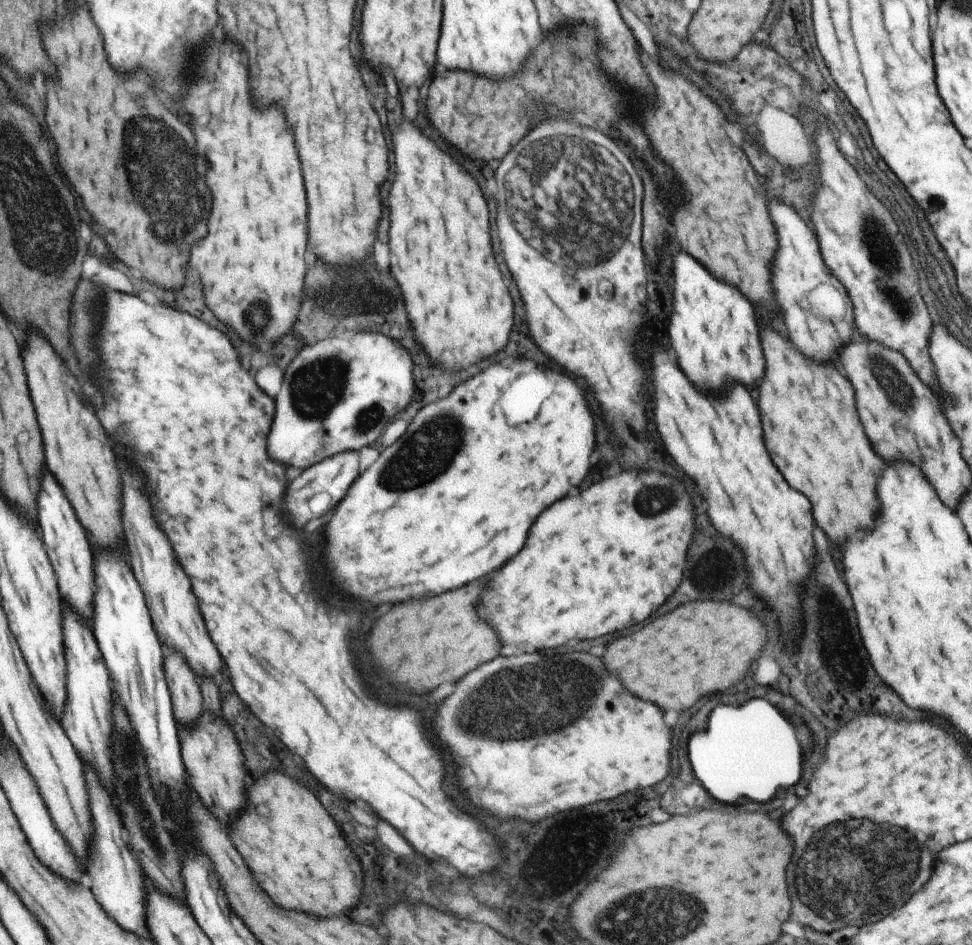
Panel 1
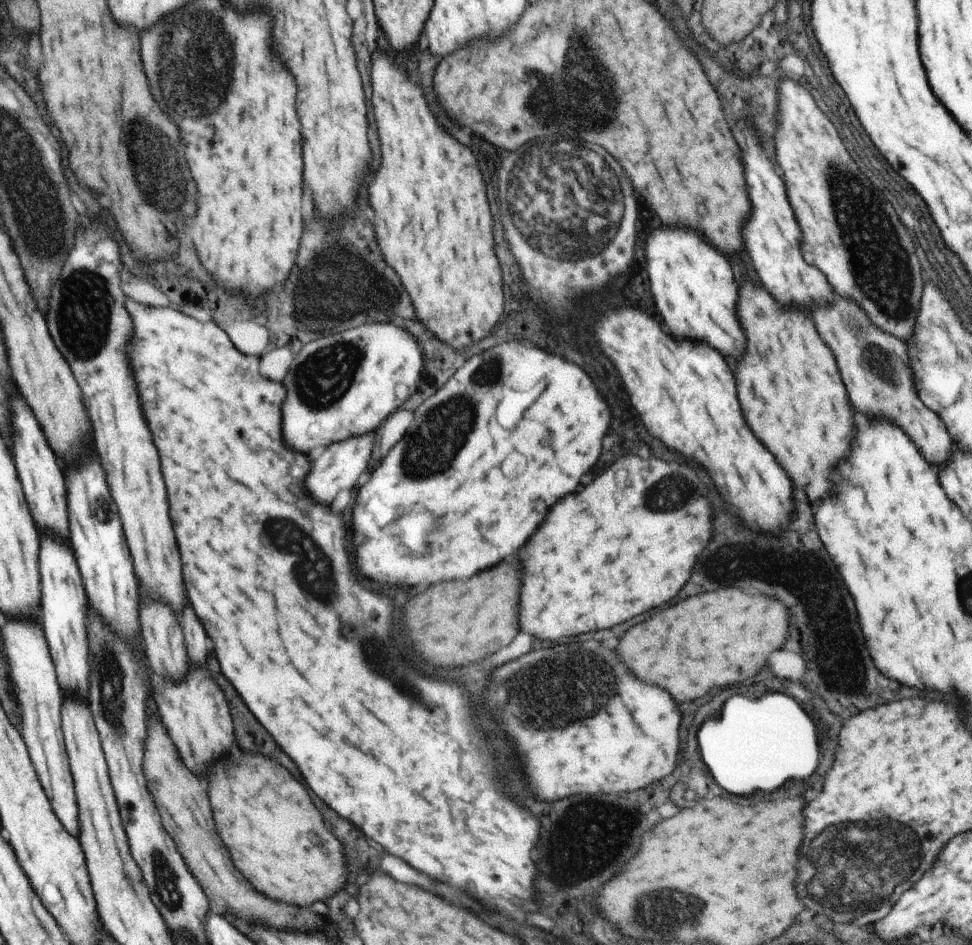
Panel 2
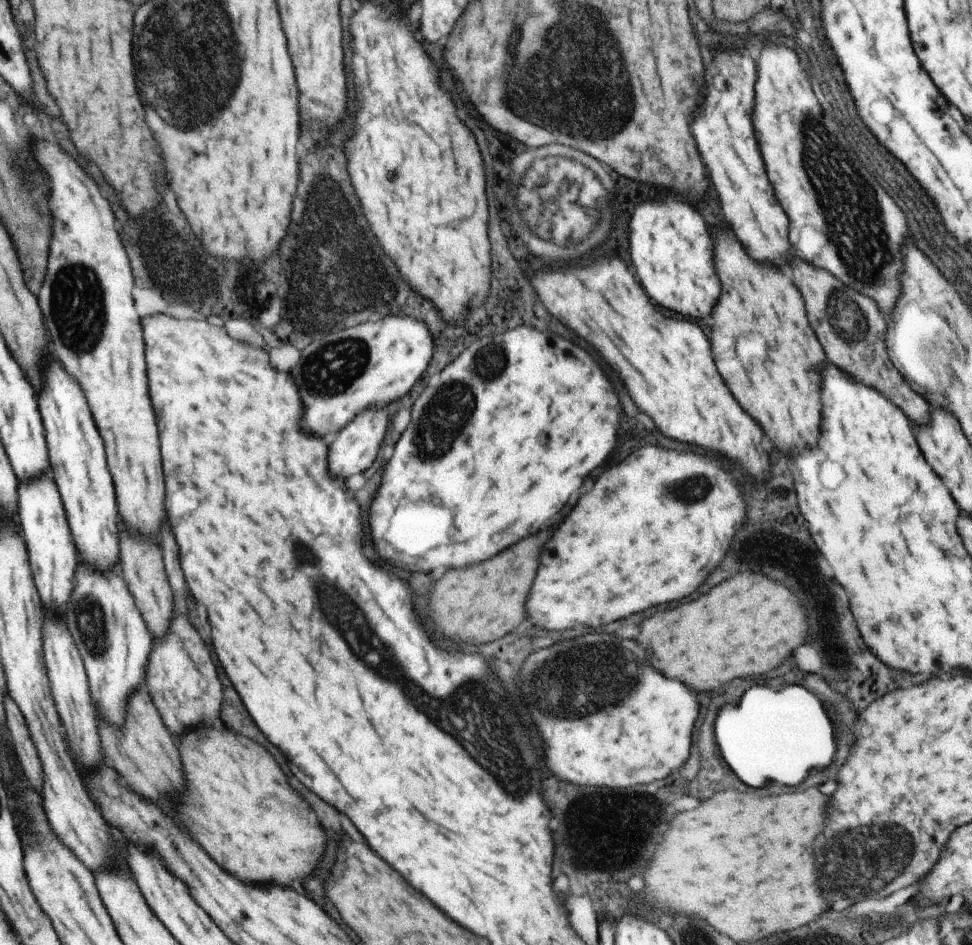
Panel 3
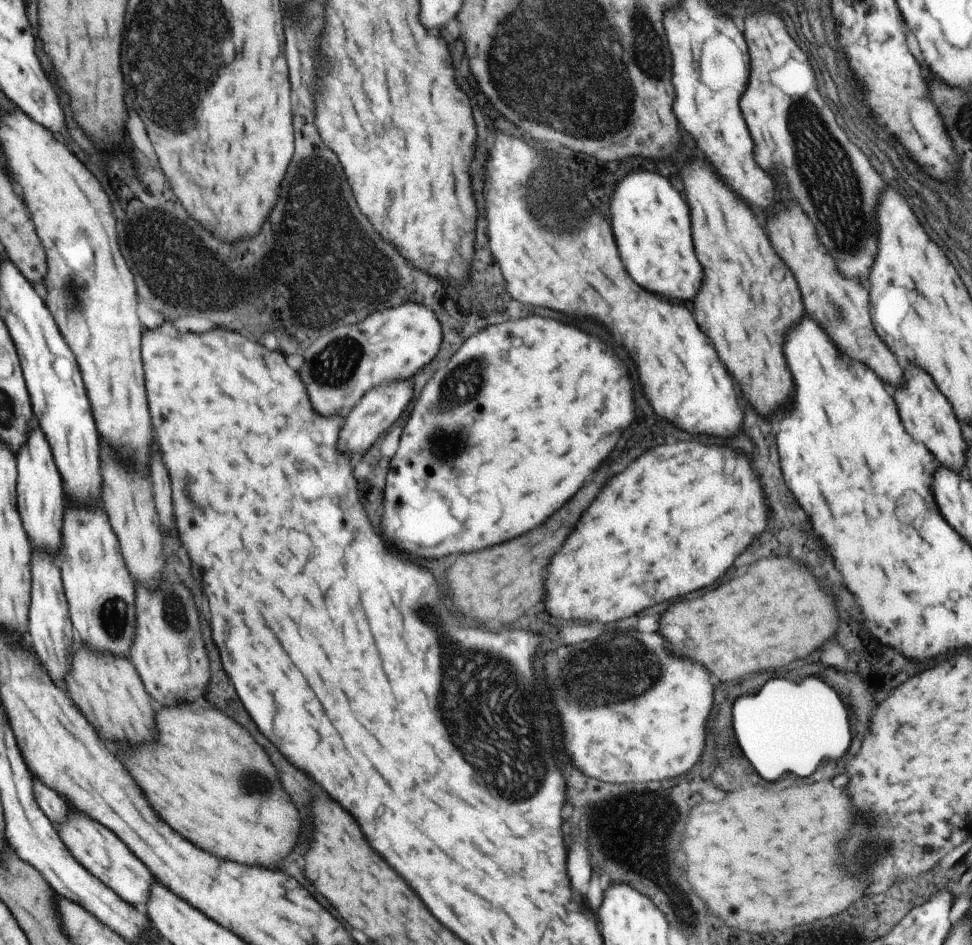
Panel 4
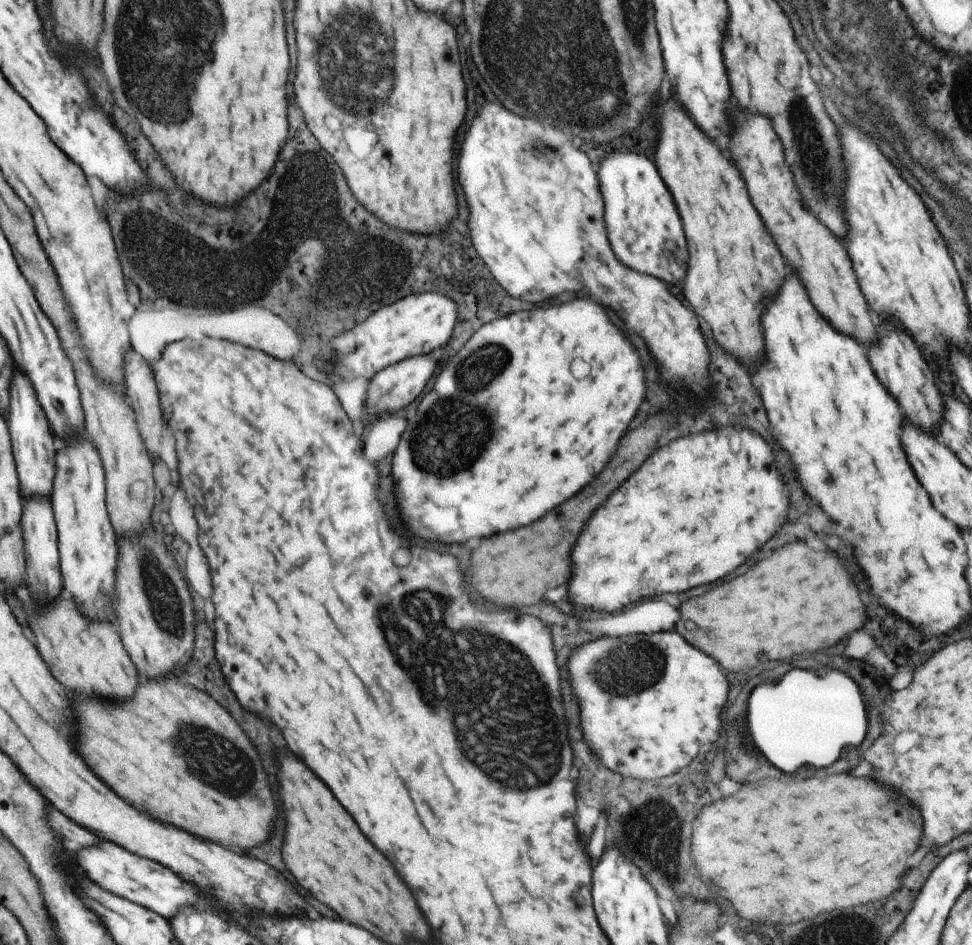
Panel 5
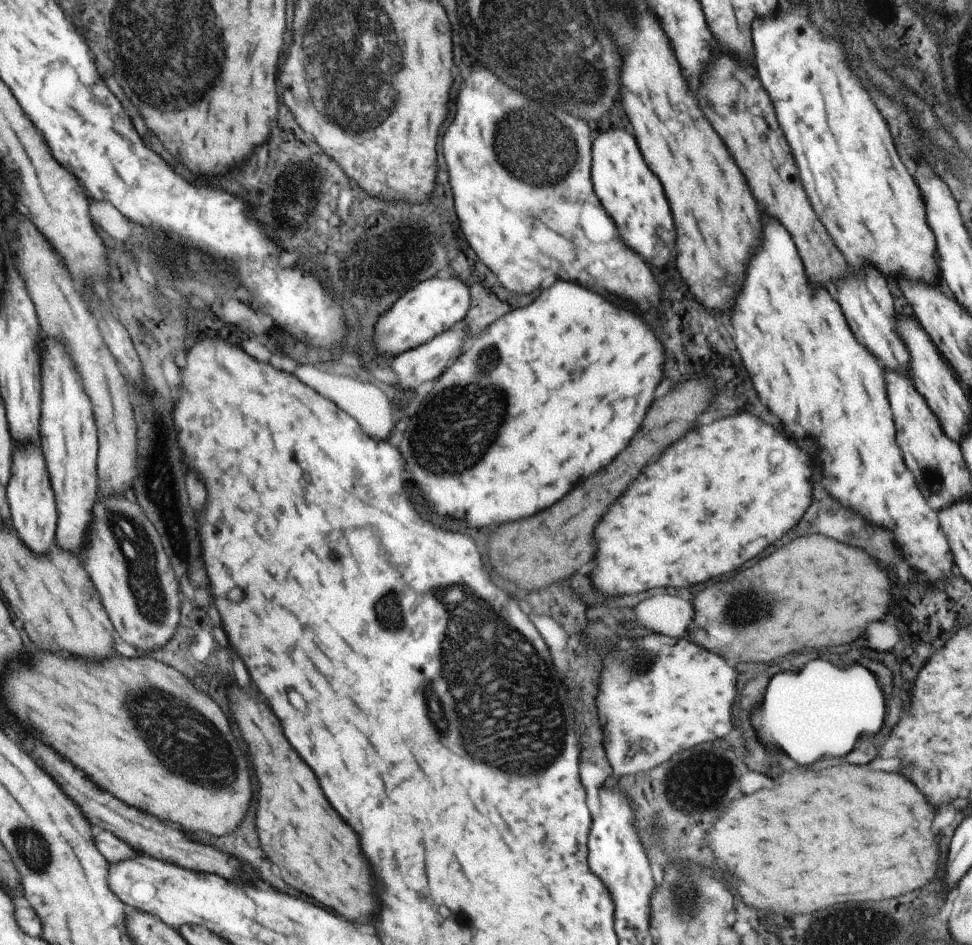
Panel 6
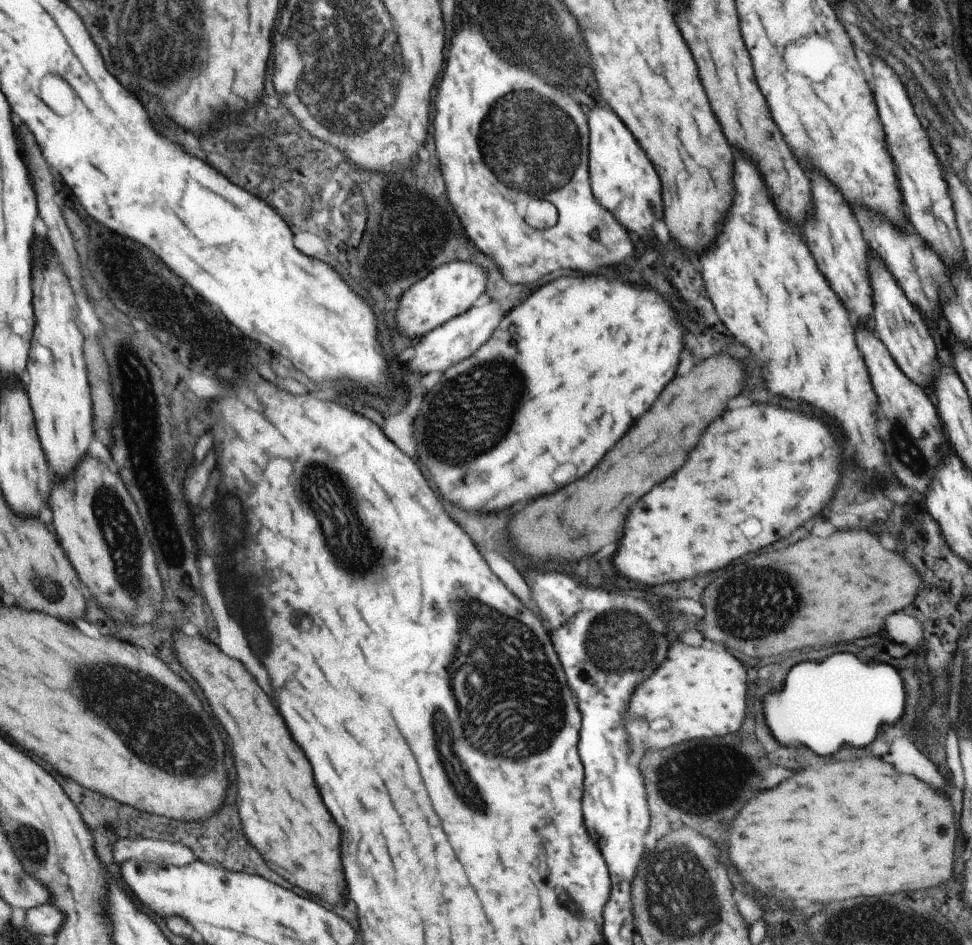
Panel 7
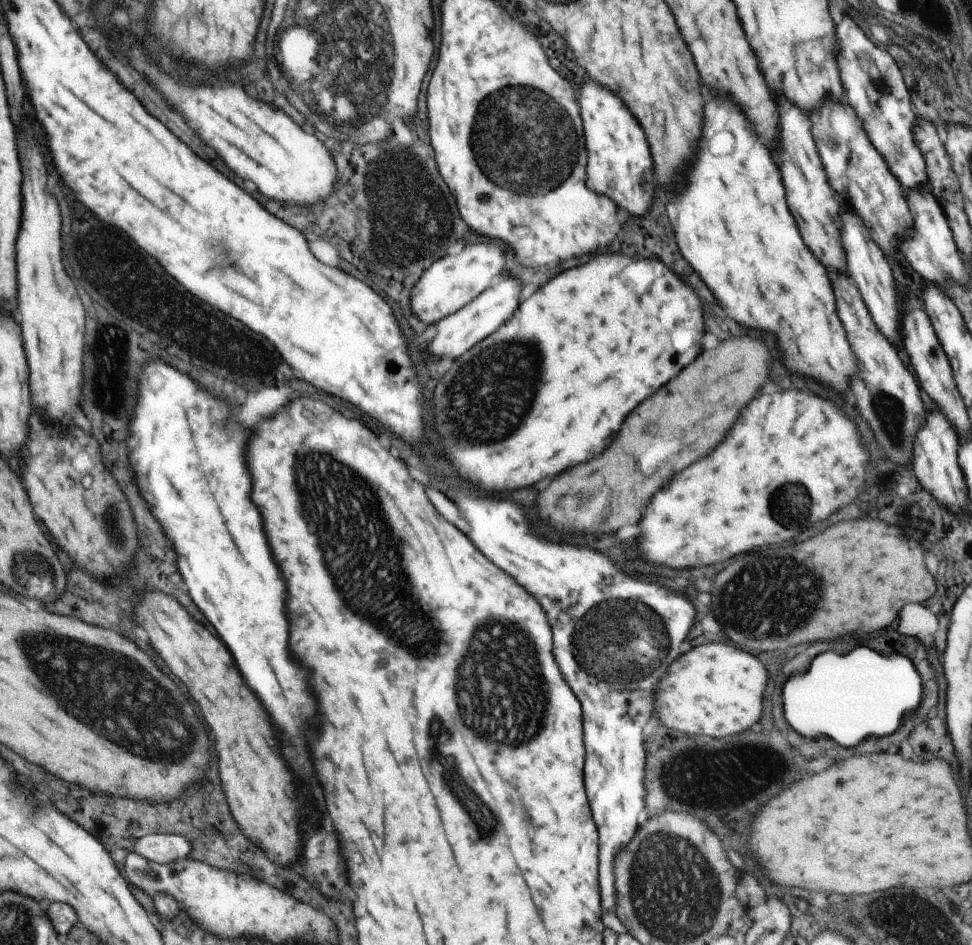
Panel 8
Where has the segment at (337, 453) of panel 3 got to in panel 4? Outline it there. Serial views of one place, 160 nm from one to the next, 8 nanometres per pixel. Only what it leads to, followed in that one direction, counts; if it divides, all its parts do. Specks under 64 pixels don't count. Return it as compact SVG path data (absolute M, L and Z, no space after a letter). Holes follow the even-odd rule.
M397 379L396 382L387 385L378 385L374 390L369 390L368 394L364 394L360 404L356 404L348 414L344 414L338 452L342 454L366 453L378 438L384 437L385 432L394 423L400 423L402 412L406 410L408 402L413 400L413 388L410 382L412 384L410 379Z

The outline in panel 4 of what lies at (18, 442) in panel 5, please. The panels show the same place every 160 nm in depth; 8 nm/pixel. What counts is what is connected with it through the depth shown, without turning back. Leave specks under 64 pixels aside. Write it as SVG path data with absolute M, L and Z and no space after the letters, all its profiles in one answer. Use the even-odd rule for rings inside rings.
M36 428L28 442L22 446L18 454L18 512L28 532L32 546L40 550L50 550L52 556L60 550L60 534L62 534L62 516L64 516L64 490L60 472L54 466L54 458L44 434Z

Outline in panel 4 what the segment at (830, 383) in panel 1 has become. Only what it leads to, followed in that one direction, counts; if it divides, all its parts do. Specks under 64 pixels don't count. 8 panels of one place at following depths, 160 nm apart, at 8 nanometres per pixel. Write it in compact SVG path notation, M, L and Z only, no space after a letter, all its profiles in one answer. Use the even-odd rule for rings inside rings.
M694 160L682 170L692 214L694 248L706 268L704 284L694 300L694 316L700 328L708 332L718 358L734 376L750 406L768 416L786 400L792 400L792 374L788 372L782 344L788 328L804 316L802 296L788 266L772 252L760 220L704 164Z

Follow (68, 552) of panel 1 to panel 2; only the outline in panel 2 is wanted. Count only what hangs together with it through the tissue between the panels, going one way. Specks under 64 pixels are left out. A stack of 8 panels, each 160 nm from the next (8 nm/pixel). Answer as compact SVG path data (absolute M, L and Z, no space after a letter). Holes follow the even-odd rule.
M18 396L12 398L12 424L14 424L14 440L12 452L16 456L16 470L22 482L22 490L26 494L30 512L34 516L40 532L56 532L56 536L64 536L68 540L68 508L66 508L66 480L62 476L62 468L50 448L46 448L46 438L42 434L40 424L34 414Z

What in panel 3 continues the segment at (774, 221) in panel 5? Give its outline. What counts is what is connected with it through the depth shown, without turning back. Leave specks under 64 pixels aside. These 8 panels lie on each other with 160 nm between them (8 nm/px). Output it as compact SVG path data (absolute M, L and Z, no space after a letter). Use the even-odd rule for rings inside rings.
M792 260L792 276L796 288L804 296L808 320L828 360L836 364L836 368L840 368L842 372L848 372L856 382L860 380L876 388L880 394L888 396L888 400L892 400L892 404L896 404L914 424L927 425L928 420L931 420L932 408L892 364L885 343L887 320L877 304L870 297L842 284L832 274L814 268L812 264L802 260Z

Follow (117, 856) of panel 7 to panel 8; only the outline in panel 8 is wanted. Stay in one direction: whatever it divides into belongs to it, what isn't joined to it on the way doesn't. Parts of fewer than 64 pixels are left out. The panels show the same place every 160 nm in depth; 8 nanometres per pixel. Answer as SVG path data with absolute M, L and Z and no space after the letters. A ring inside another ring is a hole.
M149 834L140 837L135 844L135 852L140 853L146 860L168 864L177 860L184 860L190 854L190 842L175 834Z

